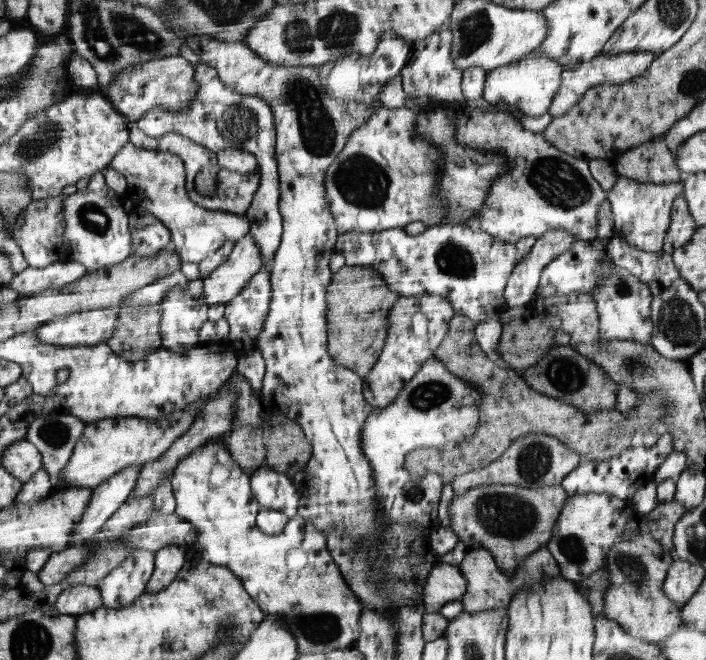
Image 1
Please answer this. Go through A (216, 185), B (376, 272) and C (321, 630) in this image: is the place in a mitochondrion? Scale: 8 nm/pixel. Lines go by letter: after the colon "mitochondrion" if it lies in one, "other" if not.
A: other
B: other
C: mitochondrion

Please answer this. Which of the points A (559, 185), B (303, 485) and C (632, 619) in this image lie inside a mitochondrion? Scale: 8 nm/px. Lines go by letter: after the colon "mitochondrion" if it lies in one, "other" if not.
A: mitochondrion
B: other
C: other

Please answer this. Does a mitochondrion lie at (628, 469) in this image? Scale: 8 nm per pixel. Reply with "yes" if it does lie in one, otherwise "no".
no

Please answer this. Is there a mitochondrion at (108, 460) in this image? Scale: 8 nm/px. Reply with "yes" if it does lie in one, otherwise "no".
no

